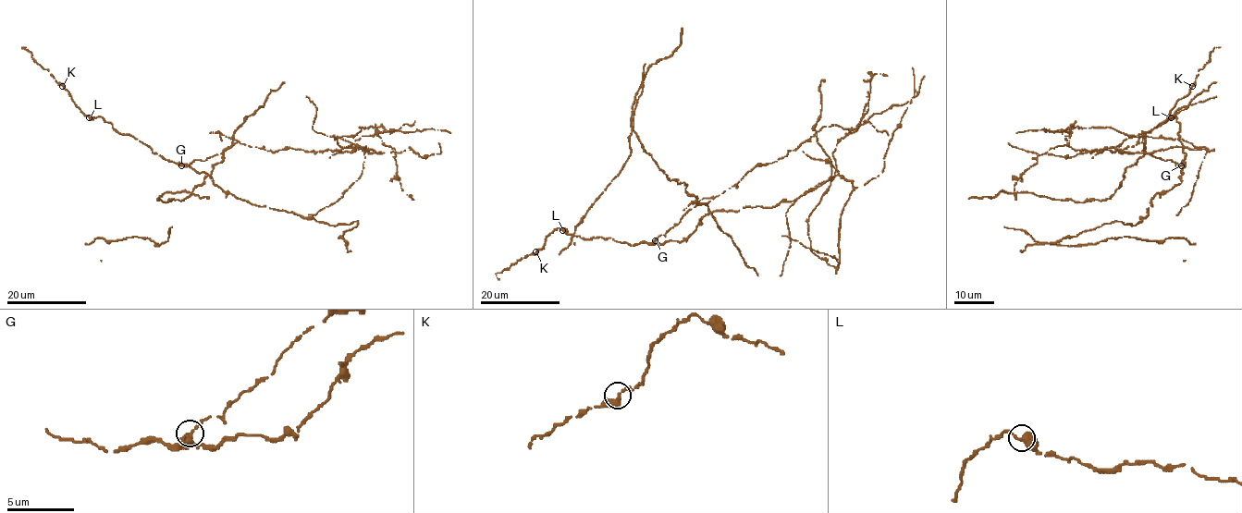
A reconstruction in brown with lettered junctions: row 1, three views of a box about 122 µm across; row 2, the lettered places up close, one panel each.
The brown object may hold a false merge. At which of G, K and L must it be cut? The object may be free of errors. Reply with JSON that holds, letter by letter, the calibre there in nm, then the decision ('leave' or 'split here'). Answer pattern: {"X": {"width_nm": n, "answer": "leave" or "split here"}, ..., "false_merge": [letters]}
{"G": {"width_nm": 360, "answer": "split here"}, "K": {"width_nm": 360, "answer": "leave"}, "L": {"width_nm": 340, "answer": "leave"}, "false_merge": ["G"]}

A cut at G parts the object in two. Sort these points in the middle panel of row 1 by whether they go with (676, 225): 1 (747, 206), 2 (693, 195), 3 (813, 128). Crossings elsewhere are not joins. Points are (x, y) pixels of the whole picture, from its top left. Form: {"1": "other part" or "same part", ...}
{"1": "other part", "2": "same part", "3": "other part"}

